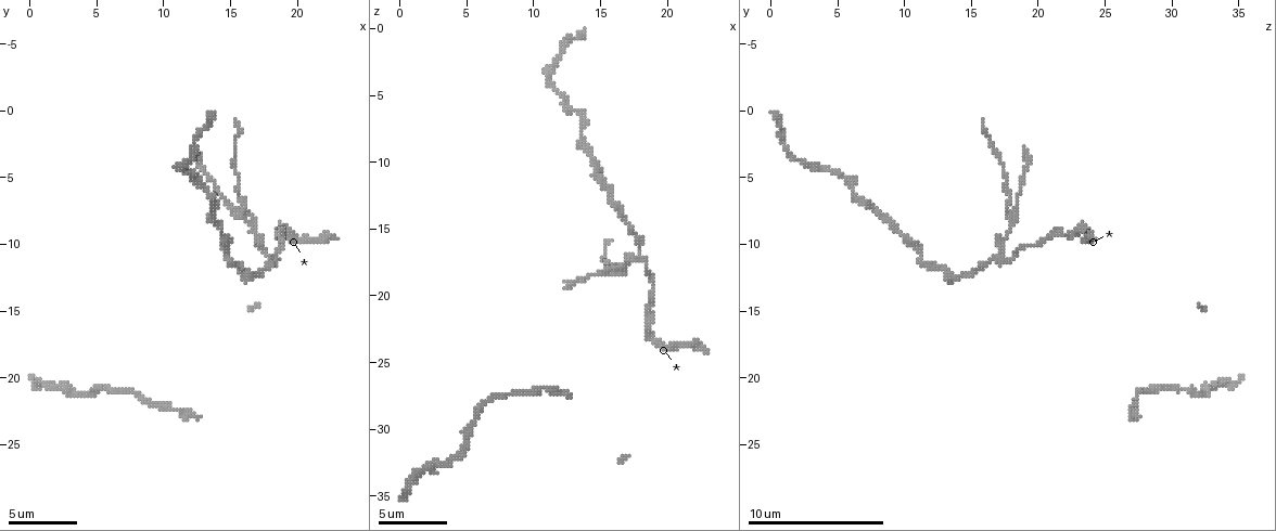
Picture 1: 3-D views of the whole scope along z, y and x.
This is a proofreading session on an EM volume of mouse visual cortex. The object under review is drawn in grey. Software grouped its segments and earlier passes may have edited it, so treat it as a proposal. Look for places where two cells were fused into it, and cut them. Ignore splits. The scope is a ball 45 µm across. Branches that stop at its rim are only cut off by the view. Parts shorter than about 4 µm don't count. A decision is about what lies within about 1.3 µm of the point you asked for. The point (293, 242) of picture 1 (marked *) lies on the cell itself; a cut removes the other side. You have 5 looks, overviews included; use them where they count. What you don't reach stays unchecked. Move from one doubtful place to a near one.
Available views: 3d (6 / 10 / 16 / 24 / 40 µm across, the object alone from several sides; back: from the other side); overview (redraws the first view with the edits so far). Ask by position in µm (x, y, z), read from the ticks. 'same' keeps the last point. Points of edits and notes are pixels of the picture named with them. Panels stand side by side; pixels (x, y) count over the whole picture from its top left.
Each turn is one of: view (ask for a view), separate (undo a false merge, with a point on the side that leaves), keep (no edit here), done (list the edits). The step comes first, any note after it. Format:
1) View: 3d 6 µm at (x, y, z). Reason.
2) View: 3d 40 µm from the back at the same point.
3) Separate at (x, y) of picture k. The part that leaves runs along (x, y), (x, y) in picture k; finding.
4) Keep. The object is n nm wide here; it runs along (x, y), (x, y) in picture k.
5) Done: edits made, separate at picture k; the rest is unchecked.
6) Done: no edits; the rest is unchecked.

View: 3d 6 µm at (13.2, 6.0, 6.0).

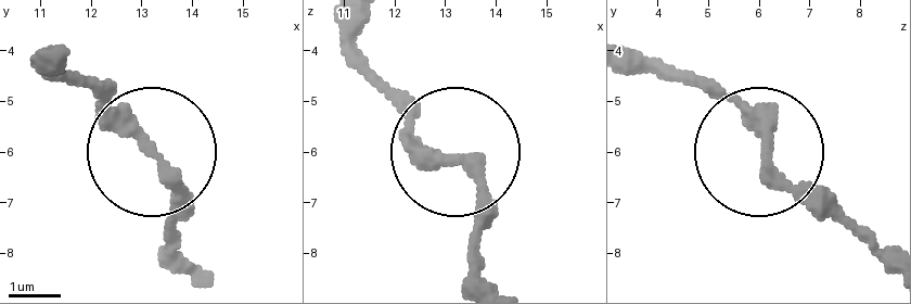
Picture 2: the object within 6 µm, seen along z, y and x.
View: 3d 6 µm from the back at (13.15, 5.95, 6.15).

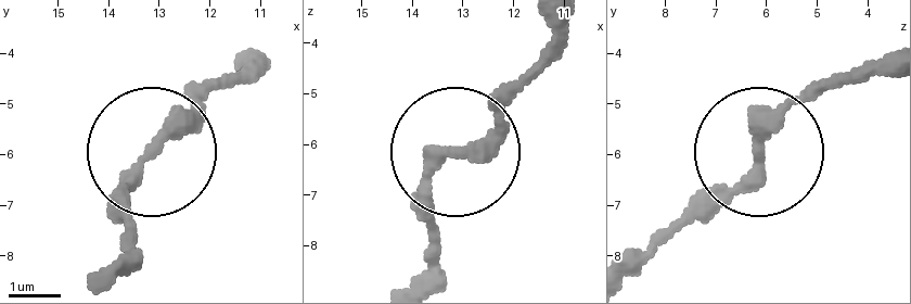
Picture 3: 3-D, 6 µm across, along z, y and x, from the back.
Keep. One cell here.

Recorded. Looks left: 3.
View: 3d 10 µm at (15.8, 11.6, 12.4). Narrows sharply.

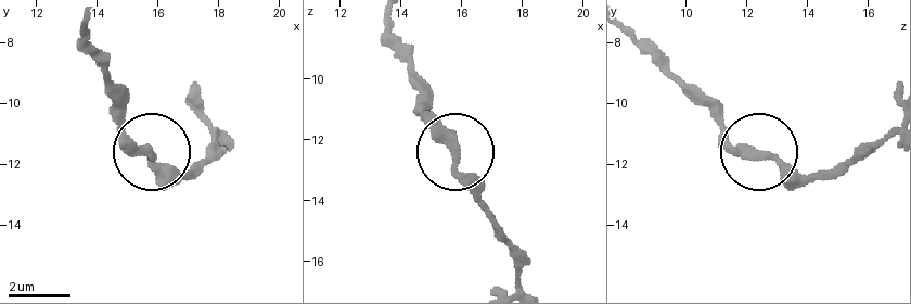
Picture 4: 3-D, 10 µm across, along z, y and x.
Keep. All the same cell.

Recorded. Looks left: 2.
View: 3d 6 µm at (17.8, 11.0, 17.0). A fork.

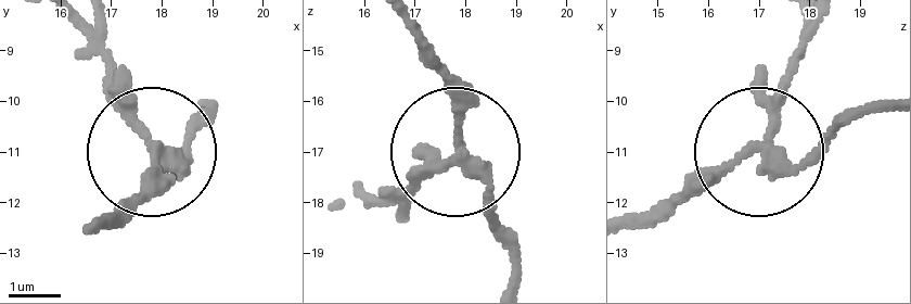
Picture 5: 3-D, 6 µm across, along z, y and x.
View: 3d 6 µm from the back at (17.95, 10.90, 17.05).

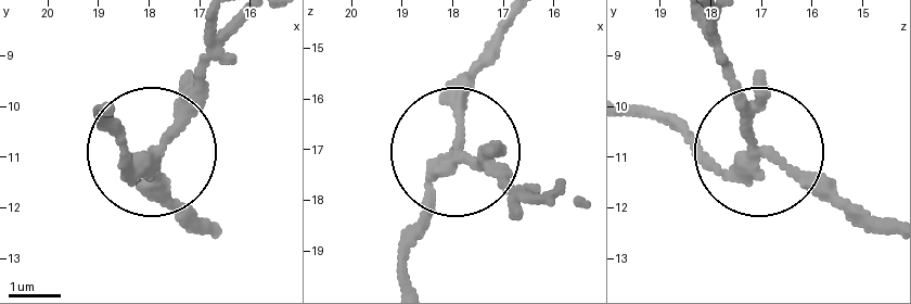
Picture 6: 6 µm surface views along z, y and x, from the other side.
Separate at (202, 83) of picture 6. The object is 240 nm wide here; the part that leaves runs along (166, 147), (231, 21) in picture 6; two cells meet here.

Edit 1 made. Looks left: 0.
Done: edits made, separate at picture 6; the rest is unchecked.

